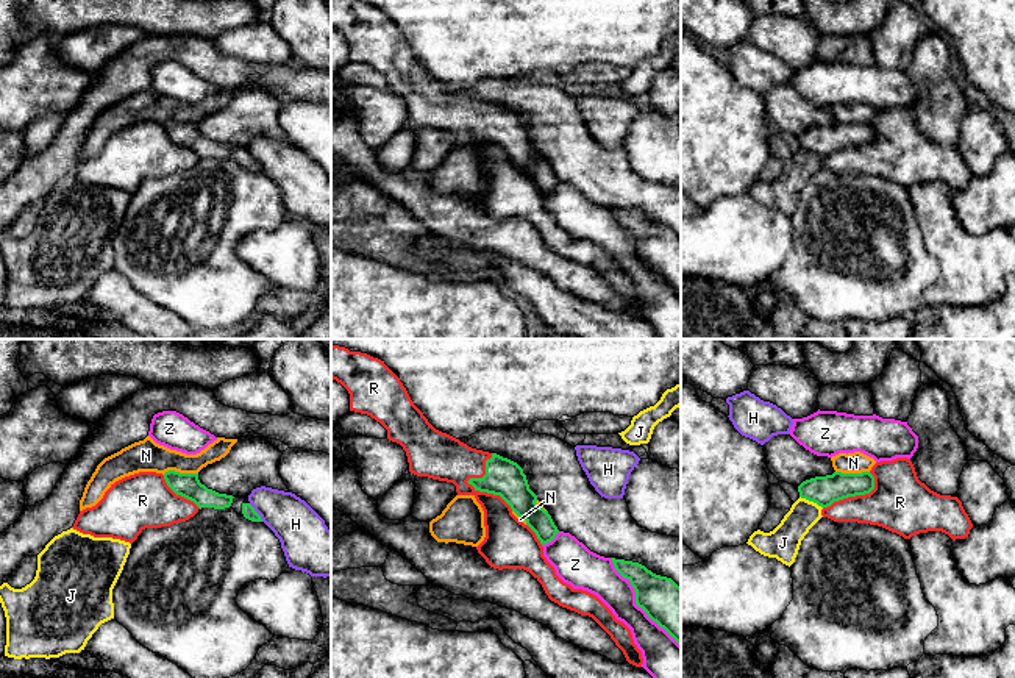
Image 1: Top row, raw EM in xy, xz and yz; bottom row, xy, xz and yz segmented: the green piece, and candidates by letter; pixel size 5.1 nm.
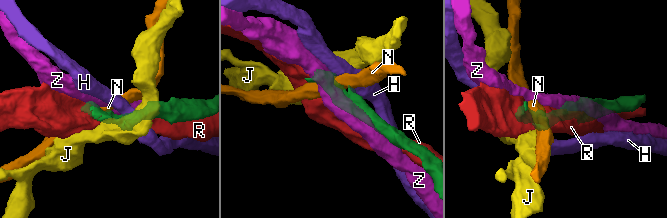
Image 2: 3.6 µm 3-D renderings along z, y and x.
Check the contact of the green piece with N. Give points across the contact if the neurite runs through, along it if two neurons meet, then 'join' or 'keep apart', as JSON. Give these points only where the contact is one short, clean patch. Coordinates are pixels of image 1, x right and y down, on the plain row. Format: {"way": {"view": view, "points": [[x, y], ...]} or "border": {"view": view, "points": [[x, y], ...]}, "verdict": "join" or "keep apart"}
{"border": {"view": "xy", "points": [[197, 122], [166, 121], [163, 124]]}, "verdict": "keep apart"}

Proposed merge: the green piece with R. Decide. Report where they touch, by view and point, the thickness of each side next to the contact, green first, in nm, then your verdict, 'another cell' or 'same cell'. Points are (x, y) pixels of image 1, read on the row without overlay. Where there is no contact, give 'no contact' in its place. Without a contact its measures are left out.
meets green in xz at (472, 135); 190 nm thick on the green side, 240 nm on the other; same cell

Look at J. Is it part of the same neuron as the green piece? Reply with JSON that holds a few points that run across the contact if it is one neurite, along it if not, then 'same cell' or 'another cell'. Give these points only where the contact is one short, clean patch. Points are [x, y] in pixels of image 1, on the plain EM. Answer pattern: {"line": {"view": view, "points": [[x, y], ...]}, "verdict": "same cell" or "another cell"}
{"line": {"view": "yz", "points": [[800, 146], [822, 158]]}, "verdict": "another cell"}

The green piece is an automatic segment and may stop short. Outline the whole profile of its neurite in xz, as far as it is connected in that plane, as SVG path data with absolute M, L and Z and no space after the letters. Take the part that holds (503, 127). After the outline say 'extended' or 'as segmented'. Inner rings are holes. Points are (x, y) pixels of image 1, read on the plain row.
M331 0L331 28L350 44L350 61L367 64L387 80L387 89L403 97L409 122L453 133L458 145L473 145L484 161L486 187L476 197L486 212L498 220L523 219L543 237L548 248L562 258L592 267L623 302L626 311L642 317L642 302L634 294L631 280L615 269L612 261L593 244L573 239L564 233L543 206L543 195L559 183L548 161L540 158L537 145L529 139L523 119L497 103L476 100L459 89L436 80L414 55L400 28L384 11L367 3Z; extended

